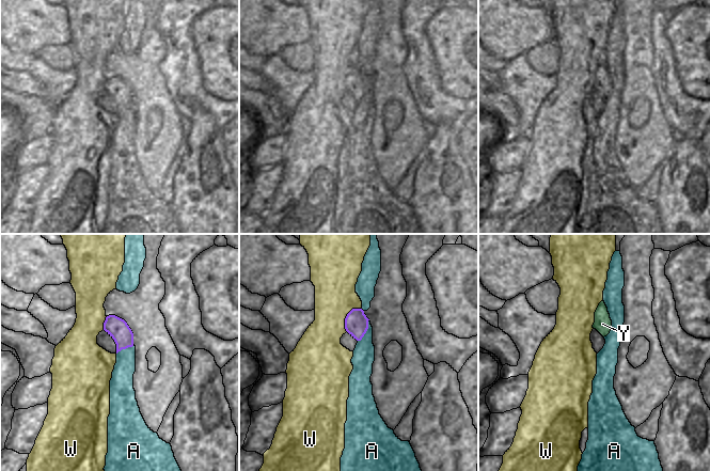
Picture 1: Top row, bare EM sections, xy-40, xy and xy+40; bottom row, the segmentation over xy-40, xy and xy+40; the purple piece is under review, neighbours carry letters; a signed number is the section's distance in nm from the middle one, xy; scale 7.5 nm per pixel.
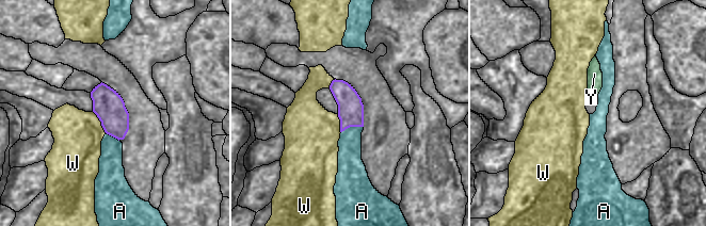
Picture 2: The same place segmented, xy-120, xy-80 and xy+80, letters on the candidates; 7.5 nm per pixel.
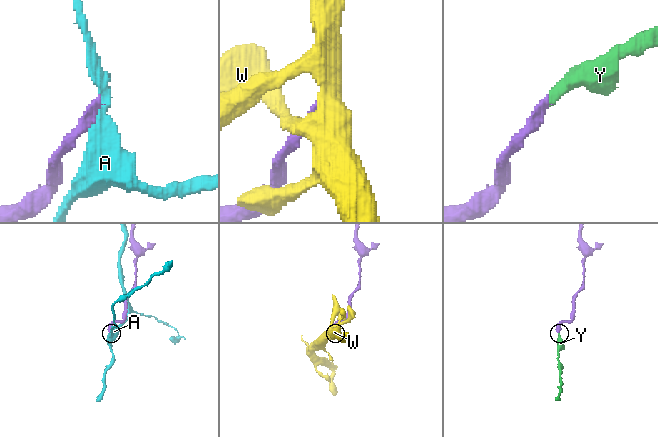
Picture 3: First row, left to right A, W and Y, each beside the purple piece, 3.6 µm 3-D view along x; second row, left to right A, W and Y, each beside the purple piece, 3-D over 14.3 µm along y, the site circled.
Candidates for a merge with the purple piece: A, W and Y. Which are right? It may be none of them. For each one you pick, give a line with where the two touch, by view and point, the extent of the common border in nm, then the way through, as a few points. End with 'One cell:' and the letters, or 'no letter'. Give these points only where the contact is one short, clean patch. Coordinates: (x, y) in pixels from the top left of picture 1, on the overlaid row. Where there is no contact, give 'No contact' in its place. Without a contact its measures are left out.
Y: No contact
One cell: Y

